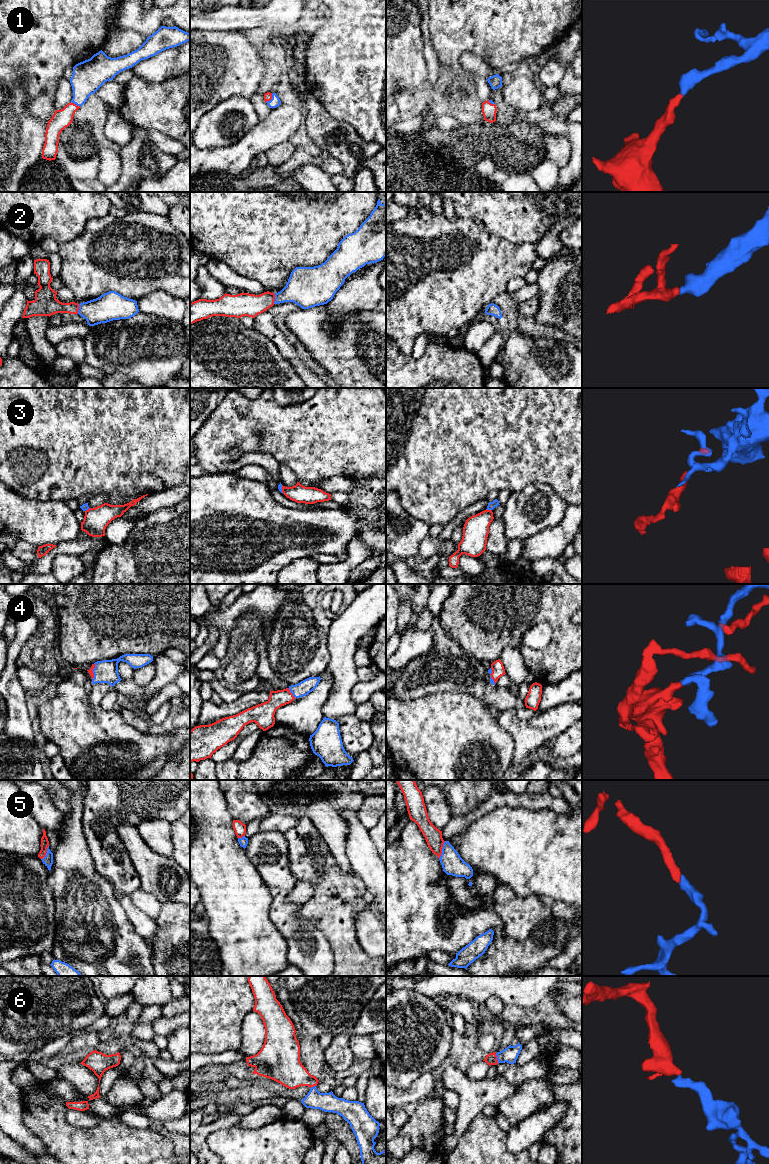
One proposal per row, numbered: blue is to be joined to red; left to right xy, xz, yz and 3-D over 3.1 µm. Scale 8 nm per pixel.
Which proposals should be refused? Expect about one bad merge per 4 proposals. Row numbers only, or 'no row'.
3

